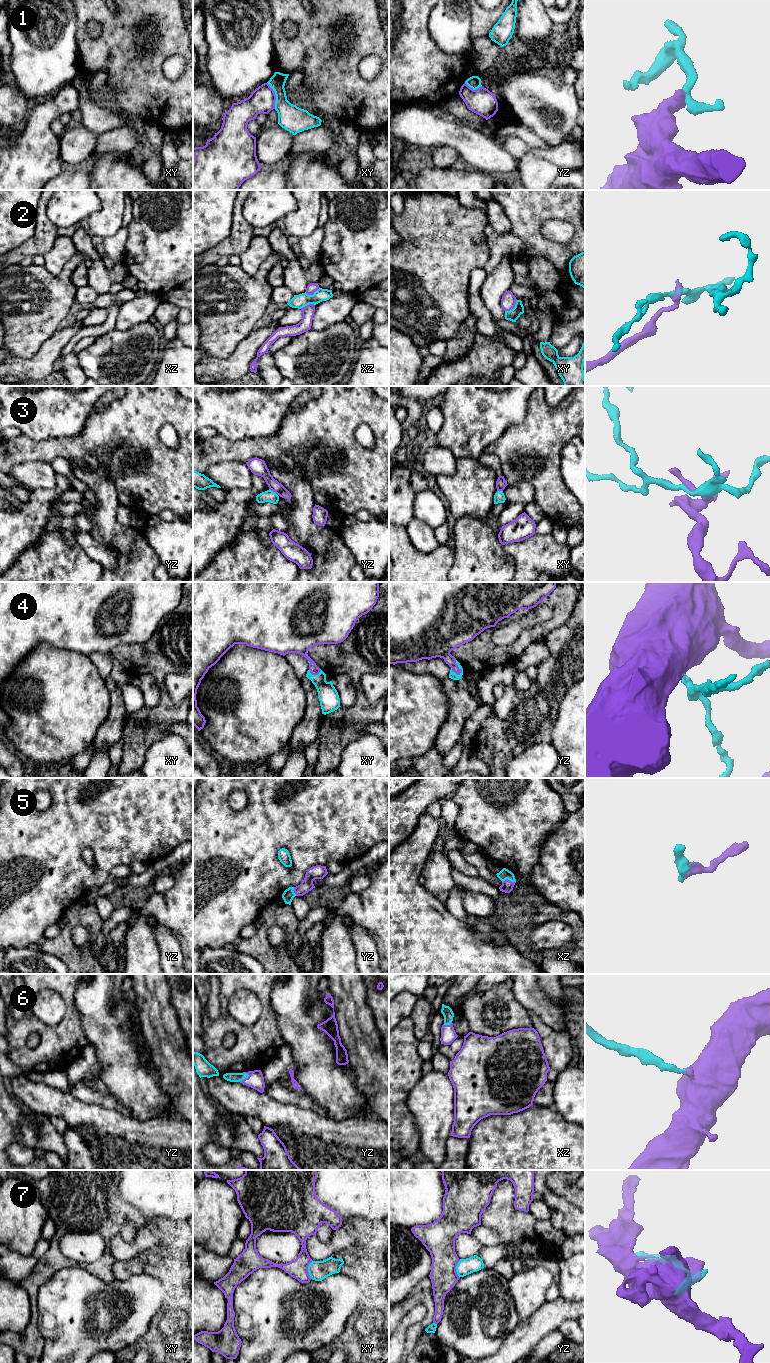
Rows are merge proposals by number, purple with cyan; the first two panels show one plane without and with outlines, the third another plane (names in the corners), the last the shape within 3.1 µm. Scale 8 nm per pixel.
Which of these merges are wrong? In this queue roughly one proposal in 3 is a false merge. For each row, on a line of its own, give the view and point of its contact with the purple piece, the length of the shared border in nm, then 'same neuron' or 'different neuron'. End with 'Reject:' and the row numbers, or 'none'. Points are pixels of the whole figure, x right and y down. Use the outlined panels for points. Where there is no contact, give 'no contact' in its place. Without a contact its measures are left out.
1: xy (275, 95) | 220 nm | different neuron
2: xy (512, 308) | 140 nm | different neuron
3: yz (273, 491) | 90 nm | different neuron
4: yz (458, 668) | 130 nm | same neuron
5: xz (508, 880) | 110 nm | same neuron
6: yz (245, 1078) | 100 nm | same neuron
7: xy (307, 1269) | 150 nm | different neuron
Reject: 1, 2, 3, 7

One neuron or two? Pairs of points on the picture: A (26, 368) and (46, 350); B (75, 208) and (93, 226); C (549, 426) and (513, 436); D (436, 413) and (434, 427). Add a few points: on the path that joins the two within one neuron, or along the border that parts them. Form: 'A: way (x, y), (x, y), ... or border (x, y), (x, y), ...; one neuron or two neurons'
A: way (31, 366), (42, 355); one neuron
B: border (101, 200), (101, 208), (92, 213), (85, 221); two neurons
C: way (540, 435), (522, 436); one neuron
D: way (435, 416), (434, 424); one neuron

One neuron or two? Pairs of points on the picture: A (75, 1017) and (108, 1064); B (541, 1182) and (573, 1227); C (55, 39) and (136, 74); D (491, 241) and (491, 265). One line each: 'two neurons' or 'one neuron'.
A: two neurons
B: one neuron
C: two neurons
D: one neuron

